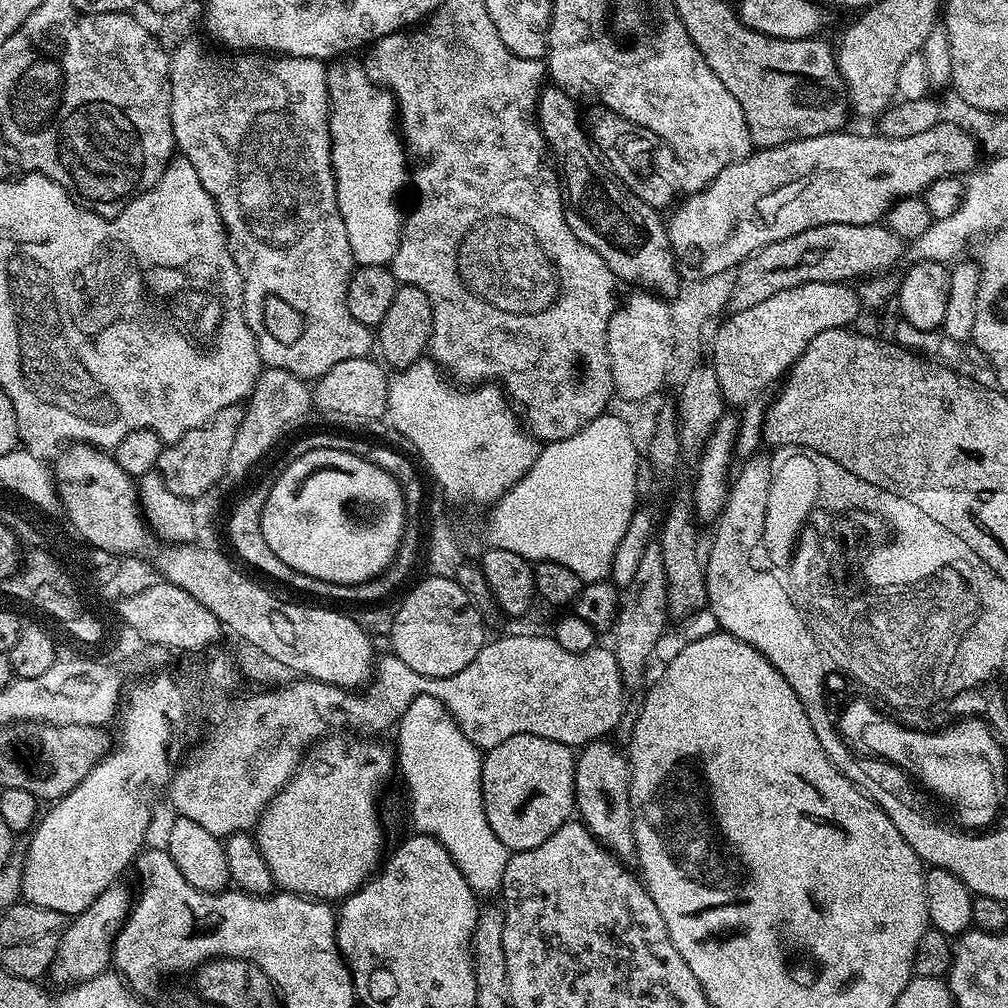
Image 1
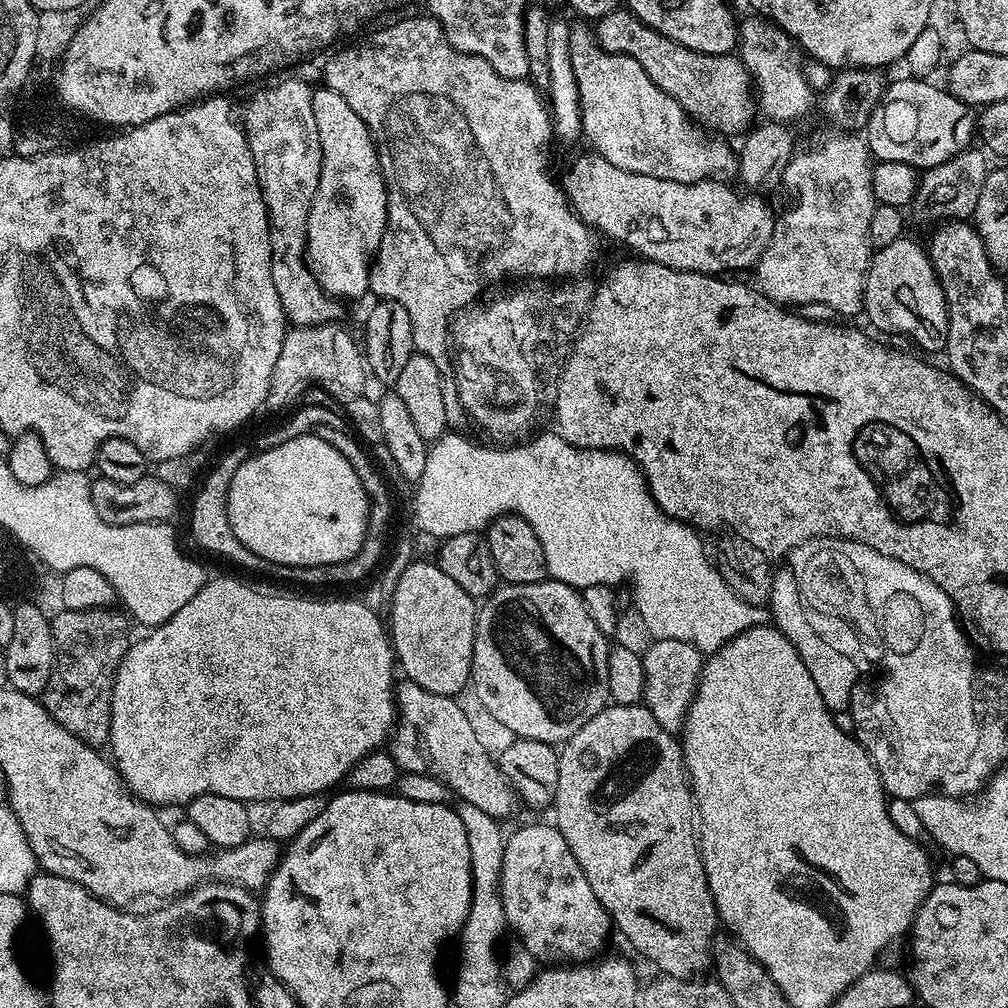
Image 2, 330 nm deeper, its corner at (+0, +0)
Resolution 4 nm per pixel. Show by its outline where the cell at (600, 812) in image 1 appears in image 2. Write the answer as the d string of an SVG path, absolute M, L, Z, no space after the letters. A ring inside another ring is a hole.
M643 703L618 704L606 706L578 734L565 740L559 749L560 765L558 766L558 790L554 801L556 808L556 820L554 827L566 838L566 846L570 846L570 854L578 858L578 866L582 866L582 874L586 874L586 882L594 890L598 902L608 911L609 917L618 929L650 963L665 976L673 976L679 980L691 980L699 977L700 972L709 971L710 957L713 955L712 935L718 929L718 917L716 907L710 894L710 886L706 882L706 870L700 857L700 841L698 828L694 823L694 797L690 787L688 774L684 766L684 753L677 737L665 730L654 718L652 709Z

